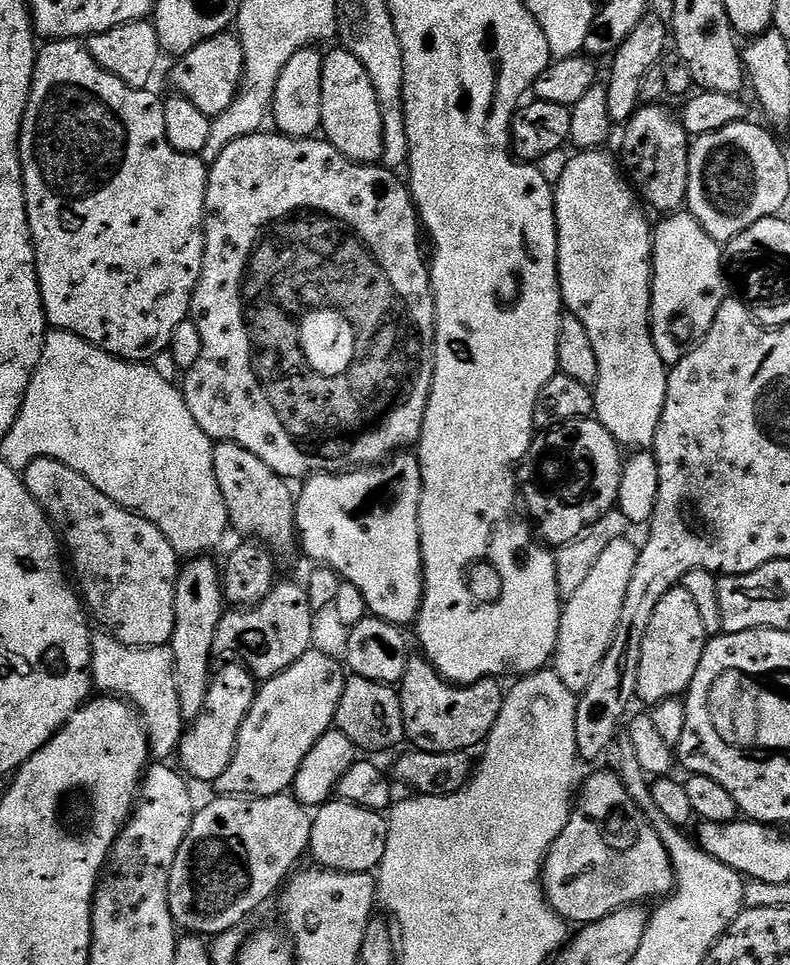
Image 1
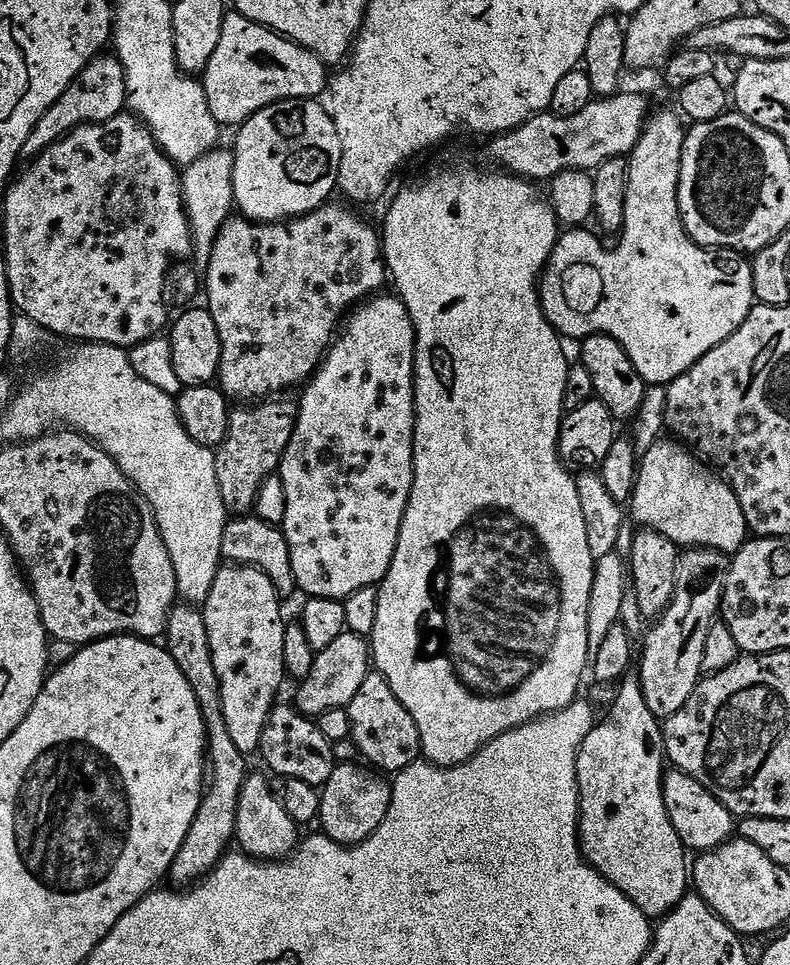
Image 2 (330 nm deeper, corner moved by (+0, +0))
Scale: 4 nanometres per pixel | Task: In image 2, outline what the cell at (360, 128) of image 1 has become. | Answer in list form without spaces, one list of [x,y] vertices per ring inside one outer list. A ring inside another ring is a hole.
[[[232,10],[222,22],[222,35],[210,57],[210,66],[202,73],[202,83],[216,121],[221,126],[239,126],[263,108],[283,100],[320,98],[329,87],[330,72],[310,50]]]

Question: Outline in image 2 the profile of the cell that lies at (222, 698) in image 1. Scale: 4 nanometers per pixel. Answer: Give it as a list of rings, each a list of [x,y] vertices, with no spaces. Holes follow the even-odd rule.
[[[232,564],[221,567],[202,606],[206,634],[210,634],[210,650],[214,654],[214,670],[218,670],[220,679],[222,714],[226,716],[230,739],[245,754],[259,753],[266,718],[270,718],[276,707],[276,695],[286,681],[282,662],[286,619],[280,613],[280,603],[280,593],[262,570]]]

